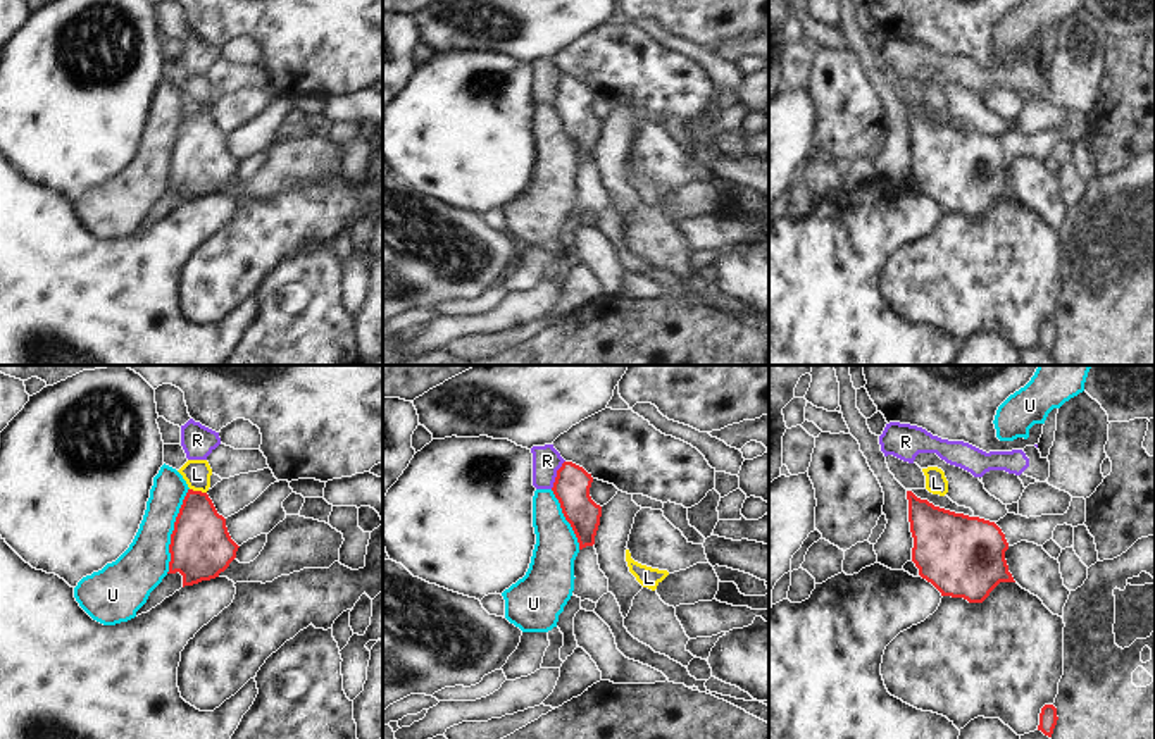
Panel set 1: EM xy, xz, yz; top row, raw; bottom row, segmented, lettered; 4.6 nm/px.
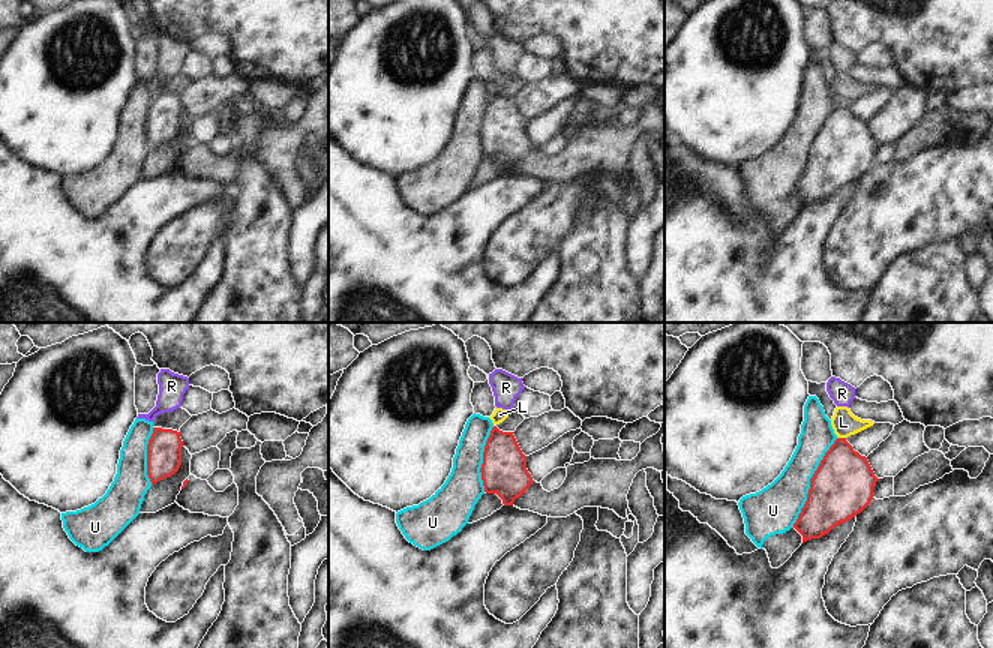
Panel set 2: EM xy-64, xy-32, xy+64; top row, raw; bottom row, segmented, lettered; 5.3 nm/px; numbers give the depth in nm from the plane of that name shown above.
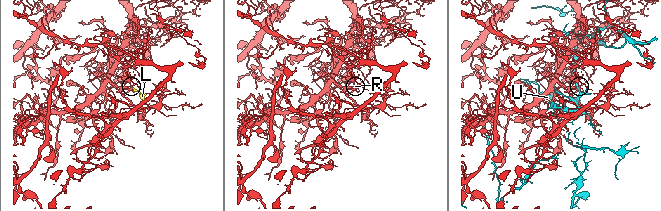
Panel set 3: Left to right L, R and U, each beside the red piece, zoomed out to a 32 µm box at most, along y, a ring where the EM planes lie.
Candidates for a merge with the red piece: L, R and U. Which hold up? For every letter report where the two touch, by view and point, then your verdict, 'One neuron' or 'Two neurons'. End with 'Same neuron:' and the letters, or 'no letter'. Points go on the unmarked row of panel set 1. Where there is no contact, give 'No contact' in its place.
L: Touches red at xy (199, 105). Two neurons
R: Touches red at xz (557, 88). Two neurons
U: Touches red at xy (173, 145). Two neurons
Same neuron: no letter

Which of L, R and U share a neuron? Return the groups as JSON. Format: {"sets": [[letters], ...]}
{"sets": [["L"], ["R"], ["U"]]}

